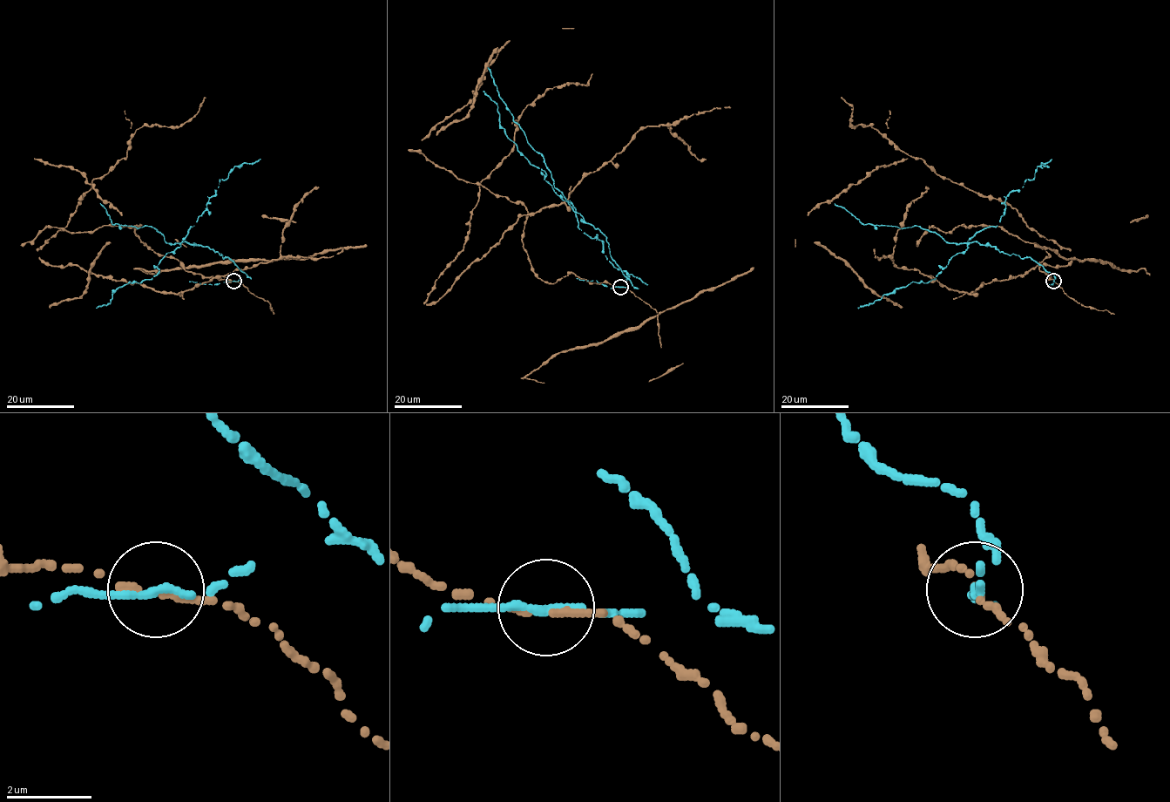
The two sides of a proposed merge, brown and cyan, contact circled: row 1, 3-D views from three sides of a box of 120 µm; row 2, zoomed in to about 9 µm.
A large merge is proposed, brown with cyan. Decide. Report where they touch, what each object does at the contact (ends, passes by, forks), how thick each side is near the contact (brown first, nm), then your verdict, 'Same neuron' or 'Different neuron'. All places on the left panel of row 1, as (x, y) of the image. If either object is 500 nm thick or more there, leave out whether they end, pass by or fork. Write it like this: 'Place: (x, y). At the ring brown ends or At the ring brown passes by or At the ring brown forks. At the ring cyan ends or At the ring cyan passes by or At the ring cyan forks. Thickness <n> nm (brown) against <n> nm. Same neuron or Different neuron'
Place: (233, 281). At the ring brown passes by. At the ring cyan passes by. Thickness 180 nm (brown) against 170 nm. Different neuron

